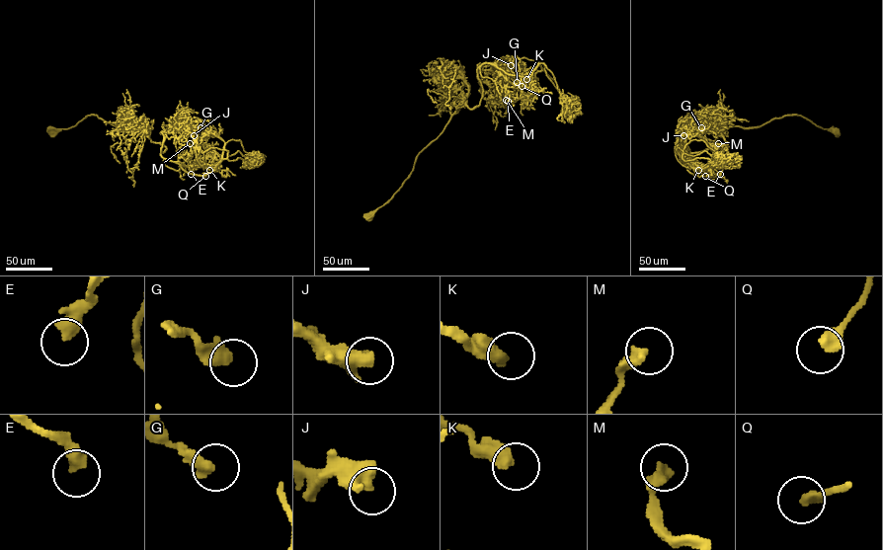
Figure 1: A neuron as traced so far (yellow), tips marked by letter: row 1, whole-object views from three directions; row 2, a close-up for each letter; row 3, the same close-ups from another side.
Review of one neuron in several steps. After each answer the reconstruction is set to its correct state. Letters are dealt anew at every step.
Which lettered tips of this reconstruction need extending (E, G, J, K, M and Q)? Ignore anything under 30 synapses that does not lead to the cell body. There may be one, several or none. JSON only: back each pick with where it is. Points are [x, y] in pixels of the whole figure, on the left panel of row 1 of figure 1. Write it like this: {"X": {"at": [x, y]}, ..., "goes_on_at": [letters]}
{"E": {"at": [191, 174]}, "goes_on_at": ["E"]}

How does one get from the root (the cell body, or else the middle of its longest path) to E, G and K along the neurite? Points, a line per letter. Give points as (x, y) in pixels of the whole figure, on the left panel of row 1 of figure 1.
E: (52, 131), (92, 115), (116, 126), (144, 126), (166, 148), (164, 164), (177, 171), (193, 166), (191, 174)
G: (52, 131), (96, 115), (146, 127), (166, 148), (160, 153), (167, 133), (200, 127)
K: (52, 131), (96, 115), (146, 127), (166, 148), (160, 155), (190, 174), (215, 165), (209, 170)

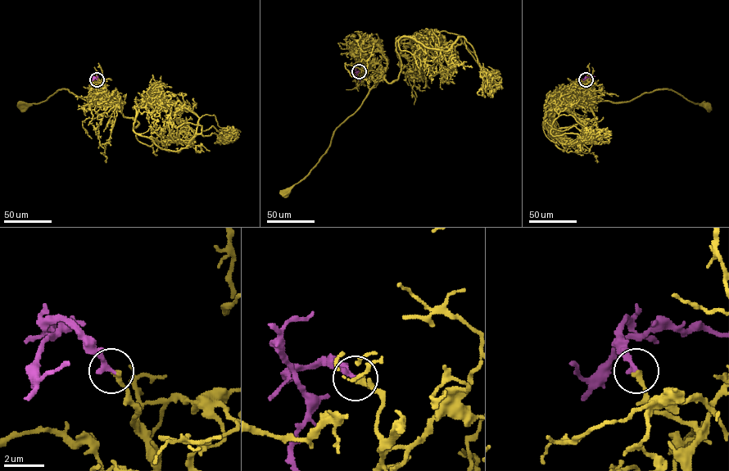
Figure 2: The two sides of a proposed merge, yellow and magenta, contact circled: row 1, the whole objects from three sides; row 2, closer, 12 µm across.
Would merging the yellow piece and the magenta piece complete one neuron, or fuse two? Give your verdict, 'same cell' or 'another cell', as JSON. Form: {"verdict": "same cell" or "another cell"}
{"verdict": "another cell"}

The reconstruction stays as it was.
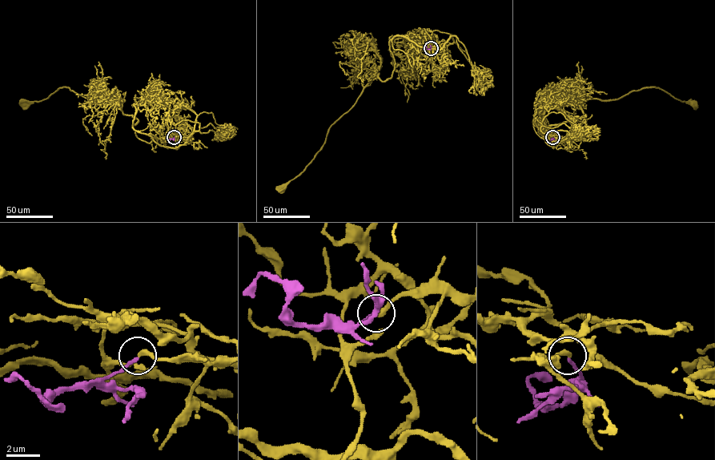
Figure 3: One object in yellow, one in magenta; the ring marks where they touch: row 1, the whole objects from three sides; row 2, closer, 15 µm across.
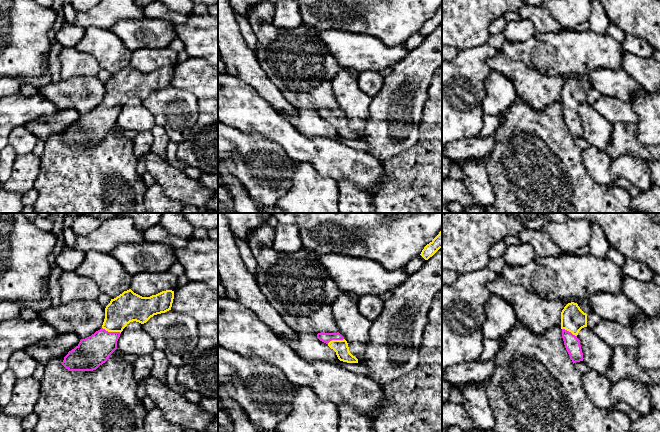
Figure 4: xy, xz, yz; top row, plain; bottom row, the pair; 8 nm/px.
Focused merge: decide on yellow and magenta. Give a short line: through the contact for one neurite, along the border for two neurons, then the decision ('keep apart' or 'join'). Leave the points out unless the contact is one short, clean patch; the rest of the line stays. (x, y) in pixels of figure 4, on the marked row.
xy (127, 307), (116, 318), (111, 331), (91, 352) | join

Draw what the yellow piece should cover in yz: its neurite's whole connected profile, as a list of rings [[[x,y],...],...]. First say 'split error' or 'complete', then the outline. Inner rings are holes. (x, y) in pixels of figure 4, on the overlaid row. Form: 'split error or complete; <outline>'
split error; [[[568,303],[561,312],[561,329],[565,348],[573,364],[583,361],[577,335],[584,327],[587,327],[587,314],[580,309],[577,303]]]

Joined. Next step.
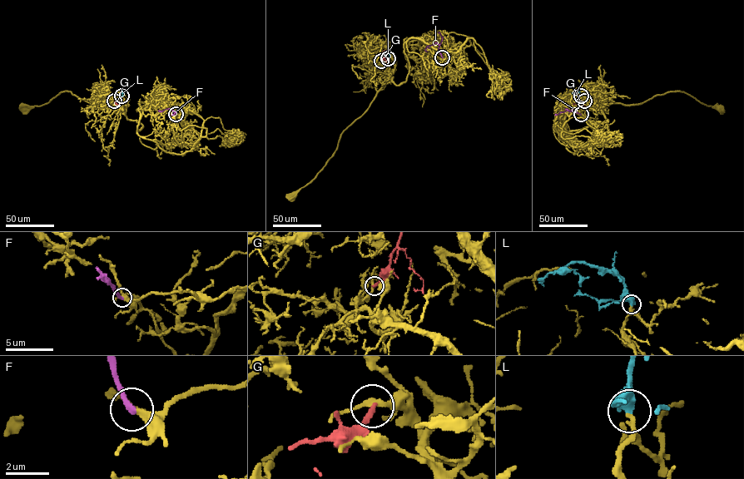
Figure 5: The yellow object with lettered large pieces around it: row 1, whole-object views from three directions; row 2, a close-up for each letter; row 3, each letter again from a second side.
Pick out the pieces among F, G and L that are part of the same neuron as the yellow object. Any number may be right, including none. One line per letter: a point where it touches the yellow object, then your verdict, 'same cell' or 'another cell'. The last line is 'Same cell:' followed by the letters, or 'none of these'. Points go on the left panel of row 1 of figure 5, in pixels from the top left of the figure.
F: meets yellow at (176, 114); another cell
G: meets yellow at (114, 101); another cell
L: meets yellow at (121, 96); same cell
Same cell: L

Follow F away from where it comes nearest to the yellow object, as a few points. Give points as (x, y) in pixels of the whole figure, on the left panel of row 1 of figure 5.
F: (176, 114), (168, 108), (161, 111)

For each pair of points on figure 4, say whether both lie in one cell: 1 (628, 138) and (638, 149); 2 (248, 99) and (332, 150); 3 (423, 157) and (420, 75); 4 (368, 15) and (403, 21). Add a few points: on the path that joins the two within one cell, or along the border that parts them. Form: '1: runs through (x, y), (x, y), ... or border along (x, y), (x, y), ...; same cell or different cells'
1: runs through (630, 141), (635, 146); same cell
2: runs through (268, 120), (293, 145), (311, 145); same cell
3: border along (427, 94), (422, 118), (417, 127), (417, 140); different cells
4: runs through (377, 15), (394, 15); same cell

